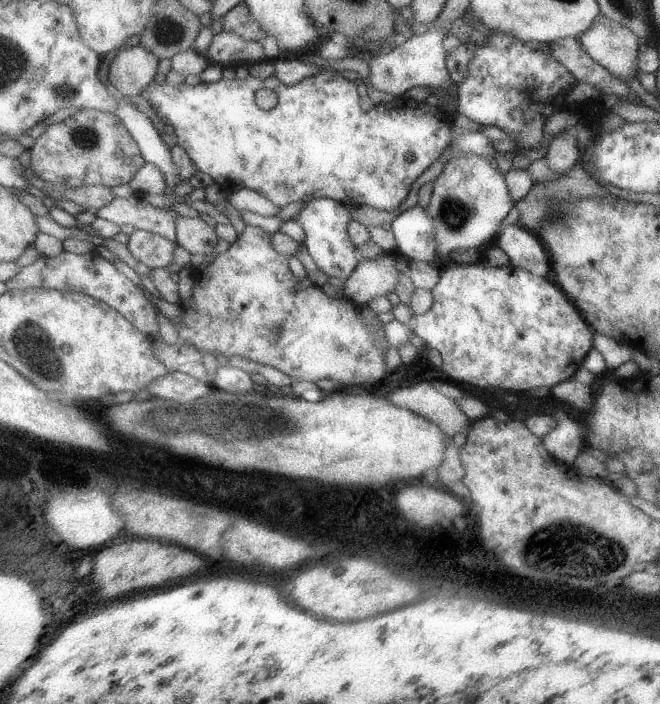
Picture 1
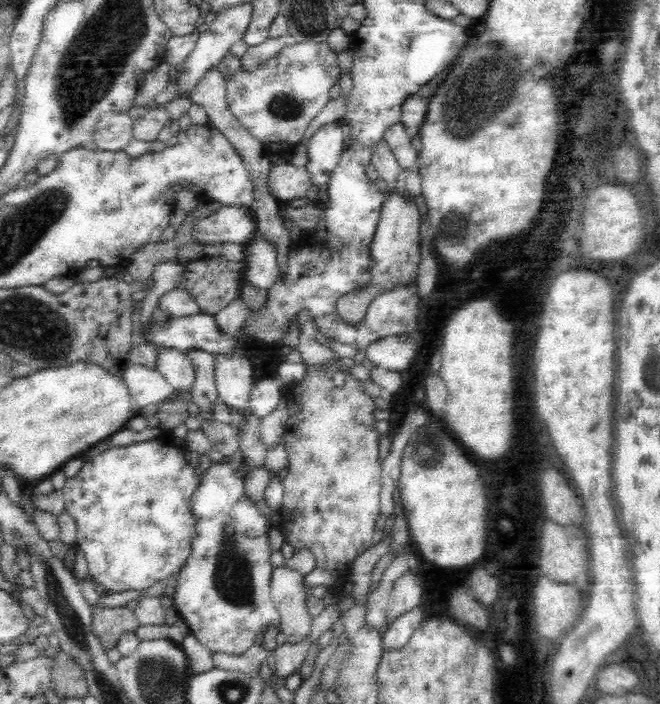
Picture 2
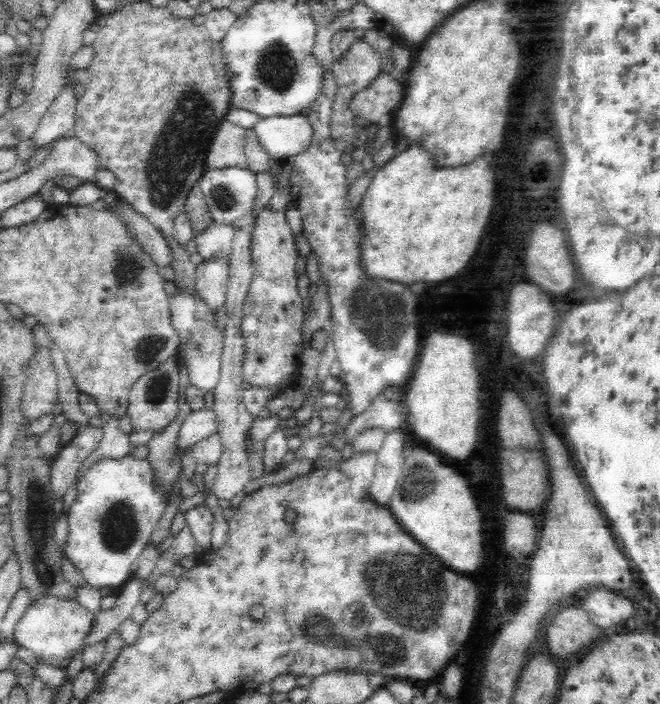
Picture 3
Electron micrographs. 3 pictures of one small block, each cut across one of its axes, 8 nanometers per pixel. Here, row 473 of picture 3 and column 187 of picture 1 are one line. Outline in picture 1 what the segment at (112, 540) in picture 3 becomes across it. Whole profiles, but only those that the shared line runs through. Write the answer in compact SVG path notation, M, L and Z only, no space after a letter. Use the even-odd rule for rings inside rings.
M326 68L315 71L314 75L304 78L302 82L293 85L286 85L278 76L272 78L260 78L252 74L248 78L240 78L236 76L234 79L221 78L218 82L201 82L196 86L187 84L186 82L178 85L170 85L168 82L152 82L144 92L142 92L141 100L152 104L156 119L161 126L171 124L178 136L178 144L188 149L196 168L200 172L208 173L222 188L227 189L229 193L239 191L245 188L258 190L263 192L278 206L284 208L294 202L308 203L313 198L330 197L336 200L344 201L344 204L369 207L386 211L396 212L400 210L402 203L408 198L409 187L414 184L423 171L425 171L431 164L434 164L440 158L442 152L448 148L450 144L450 128L453 126L454 115L449 114L445 109L439 105L430 105L424 102L417 103L416 101L402 100L397 102L388 102L379 105L374 105L372 109L363 112L360 109L360 95L358 94L357 82L350 81L342 76L341 73ZM262 88L270 88L279 95L278 105L271 111L265 111L258 106L258 90Z

